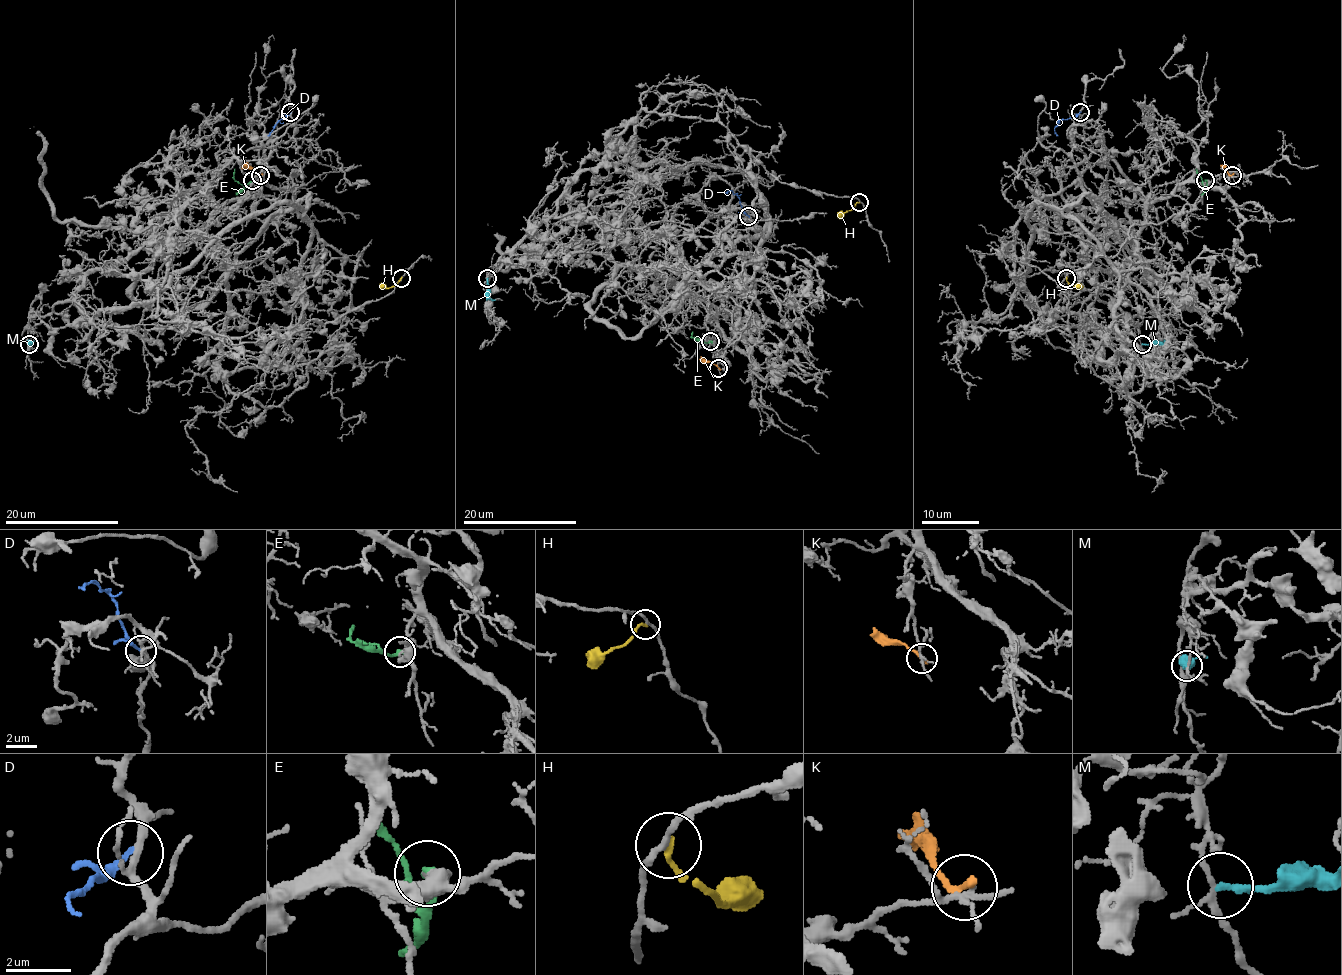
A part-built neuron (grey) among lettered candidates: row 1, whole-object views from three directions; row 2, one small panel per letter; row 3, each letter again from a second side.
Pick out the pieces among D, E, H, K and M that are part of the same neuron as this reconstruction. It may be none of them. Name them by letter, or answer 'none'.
none

